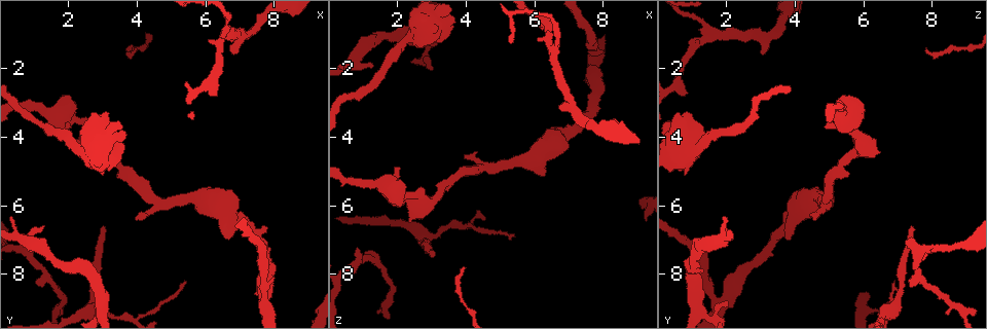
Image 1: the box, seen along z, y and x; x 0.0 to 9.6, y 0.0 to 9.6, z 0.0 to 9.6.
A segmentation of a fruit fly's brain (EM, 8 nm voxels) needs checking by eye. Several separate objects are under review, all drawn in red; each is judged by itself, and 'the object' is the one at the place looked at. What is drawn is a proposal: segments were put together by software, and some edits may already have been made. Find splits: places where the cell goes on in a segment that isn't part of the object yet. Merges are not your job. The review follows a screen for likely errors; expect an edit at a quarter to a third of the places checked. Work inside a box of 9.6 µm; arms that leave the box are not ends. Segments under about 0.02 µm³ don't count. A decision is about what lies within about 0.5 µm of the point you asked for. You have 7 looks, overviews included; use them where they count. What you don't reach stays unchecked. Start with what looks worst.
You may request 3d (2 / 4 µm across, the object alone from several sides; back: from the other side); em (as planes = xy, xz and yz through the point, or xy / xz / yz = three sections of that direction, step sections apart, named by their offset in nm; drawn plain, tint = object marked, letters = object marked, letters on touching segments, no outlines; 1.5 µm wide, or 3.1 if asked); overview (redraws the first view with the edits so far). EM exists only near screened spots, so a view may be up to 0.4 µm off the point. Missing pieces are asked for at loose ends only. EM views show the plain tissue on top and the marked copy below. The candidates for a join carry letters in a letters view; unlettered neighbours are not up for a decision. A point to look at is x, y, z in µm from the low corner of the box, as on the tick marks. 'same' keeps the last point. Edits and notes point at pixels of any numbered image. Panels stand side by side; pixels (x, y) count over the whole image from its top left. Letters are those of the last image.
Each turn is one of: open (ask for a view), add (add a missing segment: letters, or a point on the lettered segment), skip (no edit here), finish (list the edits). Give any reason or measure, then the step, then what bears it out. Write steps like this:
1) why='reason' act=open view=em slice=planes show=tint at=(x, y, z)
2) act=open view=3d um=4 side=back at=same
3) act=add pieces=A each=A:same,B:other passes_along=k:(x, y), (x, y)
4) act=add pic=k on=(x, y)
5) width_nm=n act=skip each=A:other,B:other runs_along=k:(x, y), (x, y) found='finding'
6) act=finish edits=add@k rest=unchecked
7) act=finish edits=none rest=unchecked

why='thick end' act=open view=3d um=4 at=(3.20, 5.00, 0.65)

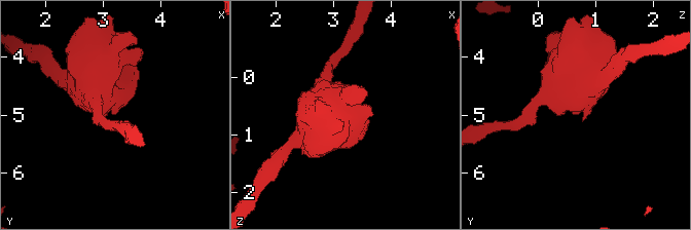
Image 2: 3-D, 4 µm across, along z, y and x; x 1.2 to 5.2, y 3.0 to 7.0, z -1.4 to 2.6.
act=open view=em slice=planes show=tint at=(3.15, 5.00, 0.65)

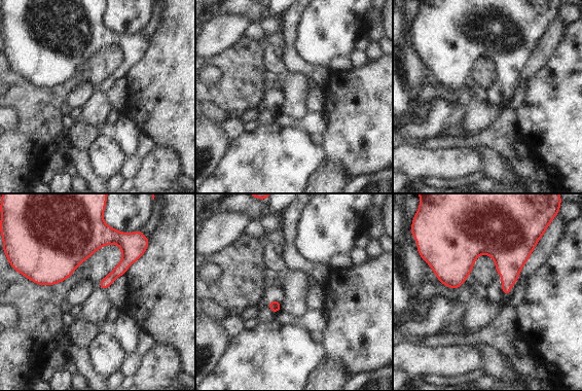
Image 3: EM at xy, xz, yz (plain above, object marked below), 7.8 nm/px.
why='see the neighbours' act=open view=em slice=planes show=letters at=same

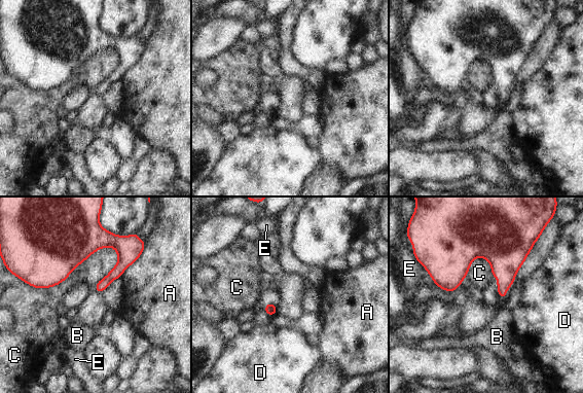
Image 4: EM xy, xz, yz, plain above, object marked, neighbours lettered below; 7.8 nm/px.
act=skip each=A:other,B:other,C:other,D:other,E:other found='none of them fits'

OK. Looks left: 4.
why='branch stops here' act=open view=em slice=planes show=letters at=(3.00, 8.80, 2.00)

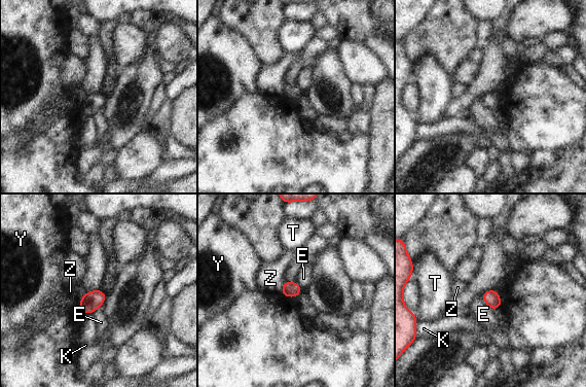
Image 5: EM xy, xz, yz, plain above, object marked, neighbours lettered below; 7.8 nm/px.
act=skip each=E:other,K:other,T:other,Y:other,Z:other border=5:(481, 294), (484, 302), (493, 310) found='none of them fits'

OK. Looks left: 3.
why='free end' act=open view=em slice=xz step=4 show=tint at=(5.45, 8.25, 6.90)

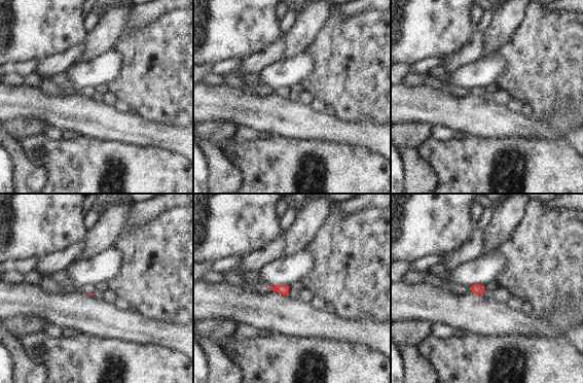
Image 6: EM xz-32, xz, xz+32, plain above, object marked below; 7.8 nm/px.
act=open view=em slice=planes show=letters at=same

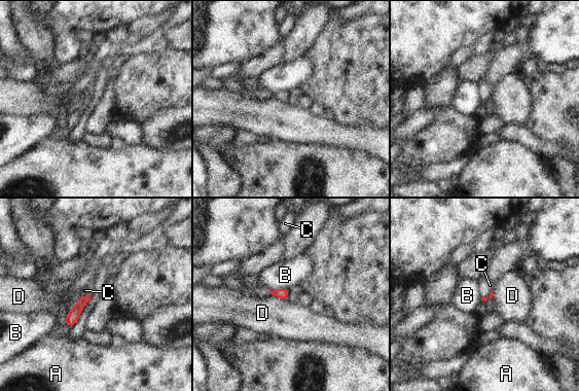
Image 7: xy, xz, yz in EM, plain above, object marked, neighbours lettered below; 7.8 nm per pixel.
act=add pieces=C each=A:other,B:other,C:same,D:other found='the cell continues'

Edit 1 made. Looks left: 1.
act=finish edits=add@7 rest=unchecked

